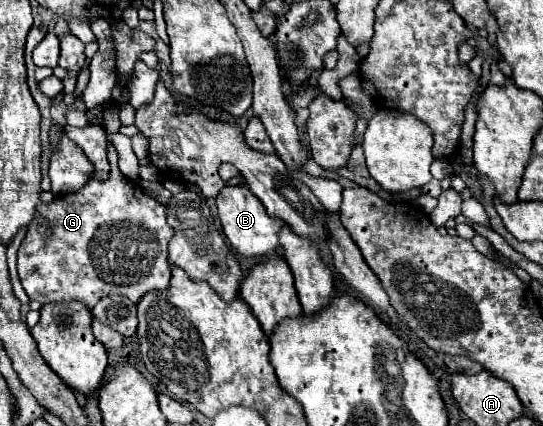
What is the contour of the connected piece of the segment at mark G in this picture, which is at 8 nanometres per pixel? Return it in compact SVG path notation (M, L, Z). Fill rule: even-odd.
M111 143L108 144L107 156L110 164L107 181L87 181L79 191L55 197L49 205L41 203L37 207L37 217L33 225L29 225L17 253L19 279L29 299L39 303L81 301L93 309L99 299L109 295L129 297L133 303L139 303L145 293L169 287L171 267L167 261L167 243L173 237L173 229L167 223L165 207L121 175L118 154ZM41 225L49 225L49 231L41 233Z

